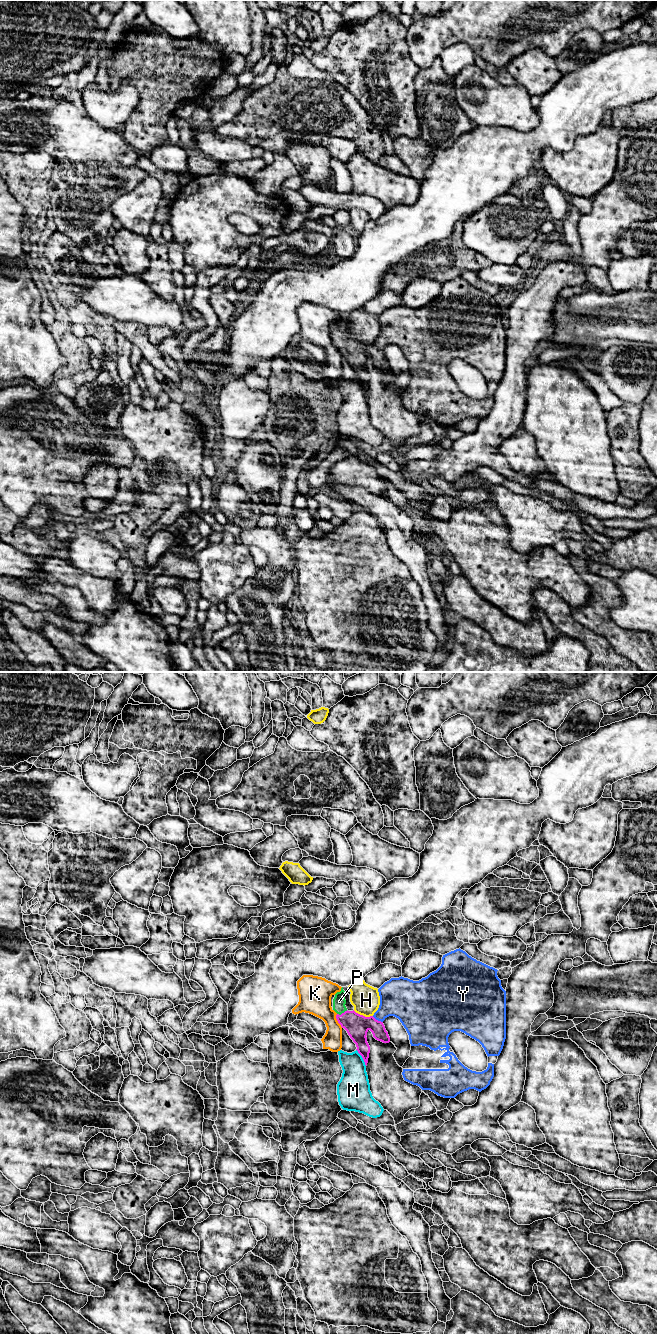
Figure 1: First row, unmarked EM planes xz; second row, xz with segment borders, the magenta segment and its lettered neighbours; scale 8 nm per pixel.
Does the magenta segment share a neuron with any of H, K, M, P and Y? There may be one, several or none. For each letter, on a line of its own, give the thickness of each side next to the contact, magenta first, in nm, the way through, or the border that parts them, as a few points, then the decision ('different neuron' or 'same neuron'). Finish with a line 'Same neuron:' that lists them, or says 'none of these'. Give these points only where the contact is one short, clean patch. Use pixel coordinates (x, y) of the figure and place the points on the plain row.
H: 190/220 nm | different neuron
K: 190/260 nm | along xz (336, 342), (336, 348), (342, 355) | different neuron
M: 180/240 nm | different neuron
P: 190/100 nm | across xz (356, 353), (342, 341), (339, 329) | same neuron
Y: 190/300 nm | different neuron
Same neuron: P

